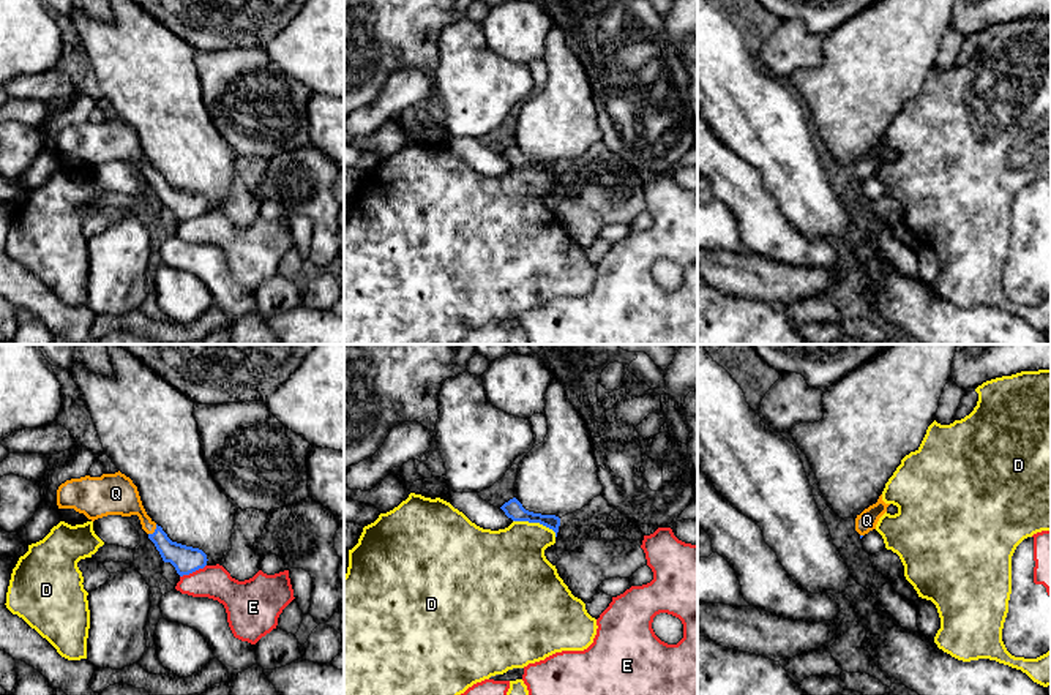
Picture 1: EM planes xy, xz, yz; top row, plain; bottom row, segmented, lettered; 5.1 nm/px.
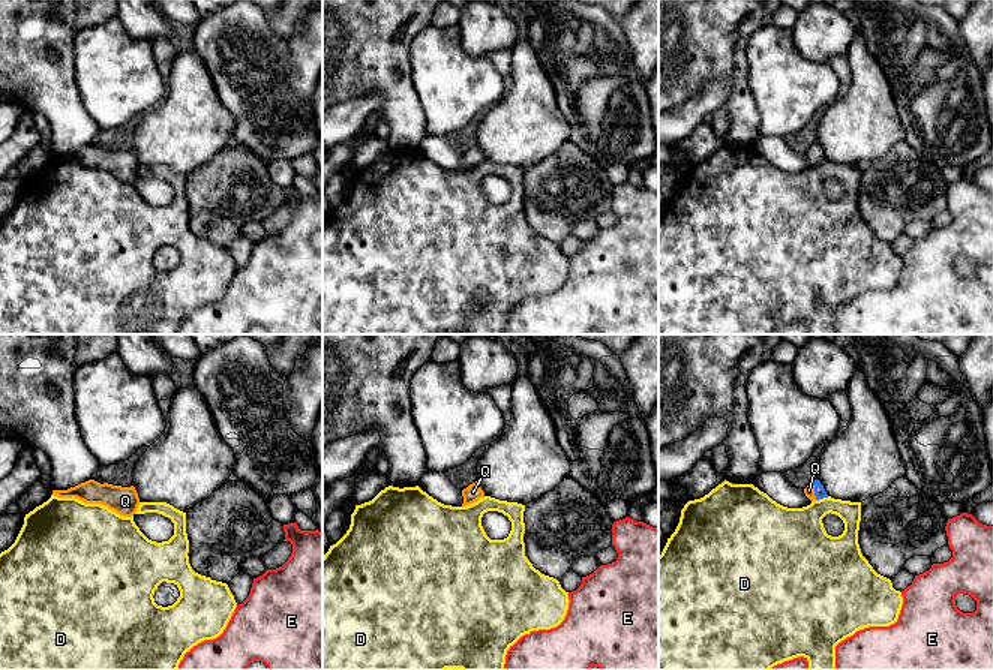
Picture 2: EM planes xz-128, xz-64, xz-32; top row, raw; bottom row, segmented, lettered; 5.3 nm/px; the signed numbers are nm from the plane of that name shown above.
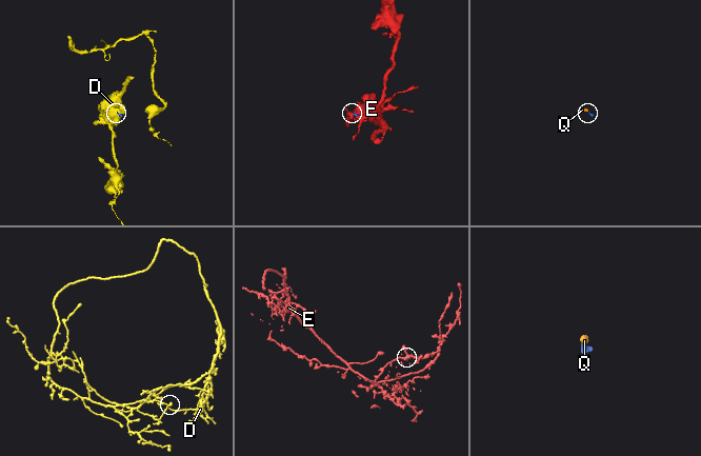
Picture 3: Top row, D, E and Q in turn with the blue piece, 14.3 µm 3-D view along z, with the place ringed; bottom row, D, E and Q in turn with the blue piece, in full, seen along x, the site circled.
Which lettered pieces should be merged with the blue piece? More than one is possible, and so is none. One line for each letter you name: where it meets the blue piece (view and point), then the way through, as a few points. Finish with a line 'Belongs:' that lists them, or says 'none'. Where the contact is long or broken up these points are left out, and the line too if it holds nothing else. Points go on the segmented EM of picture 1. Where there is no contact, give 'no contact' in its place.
Q: contact xy (155, 531); way xy (187, 559), (177, 555), (155, 531), (120, 496)
Belongs: Q

